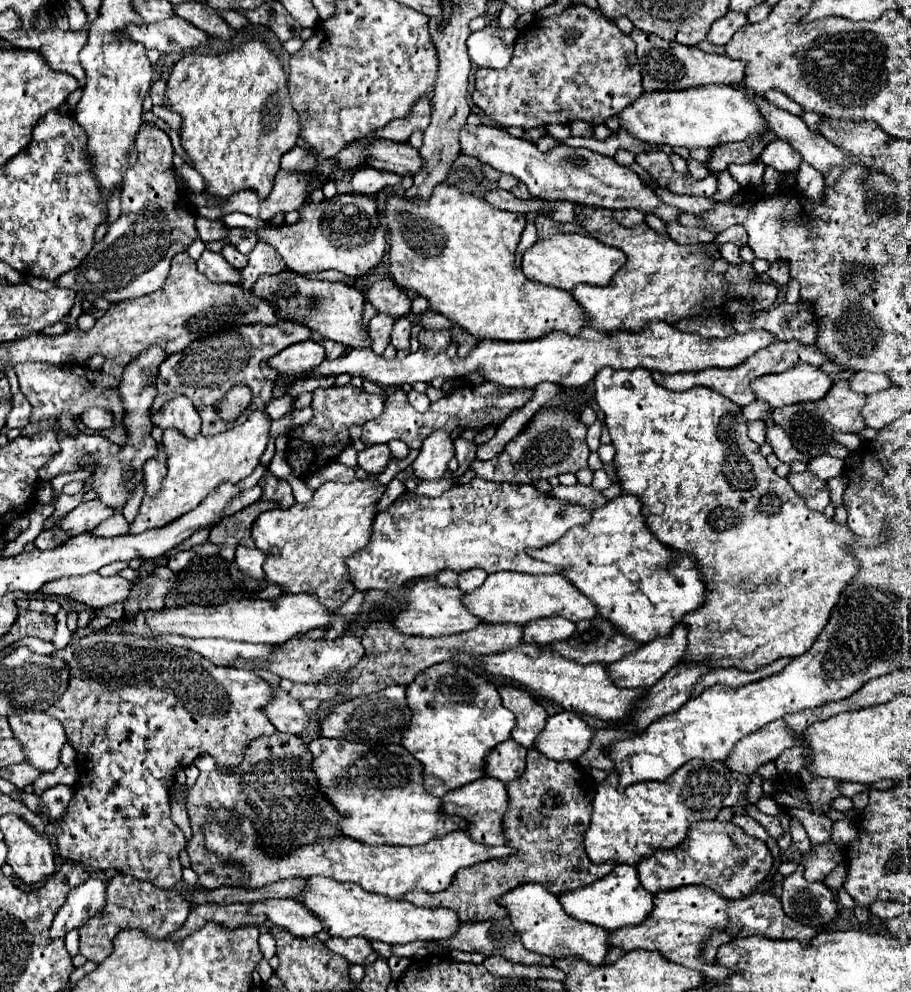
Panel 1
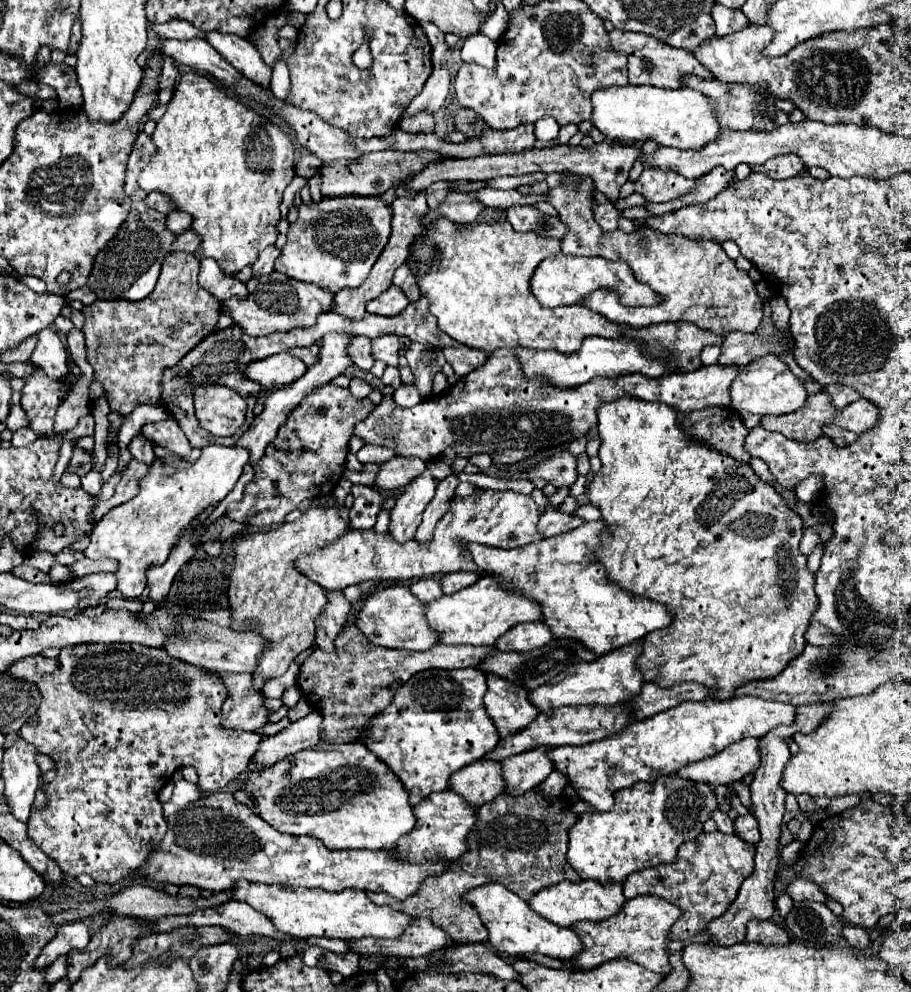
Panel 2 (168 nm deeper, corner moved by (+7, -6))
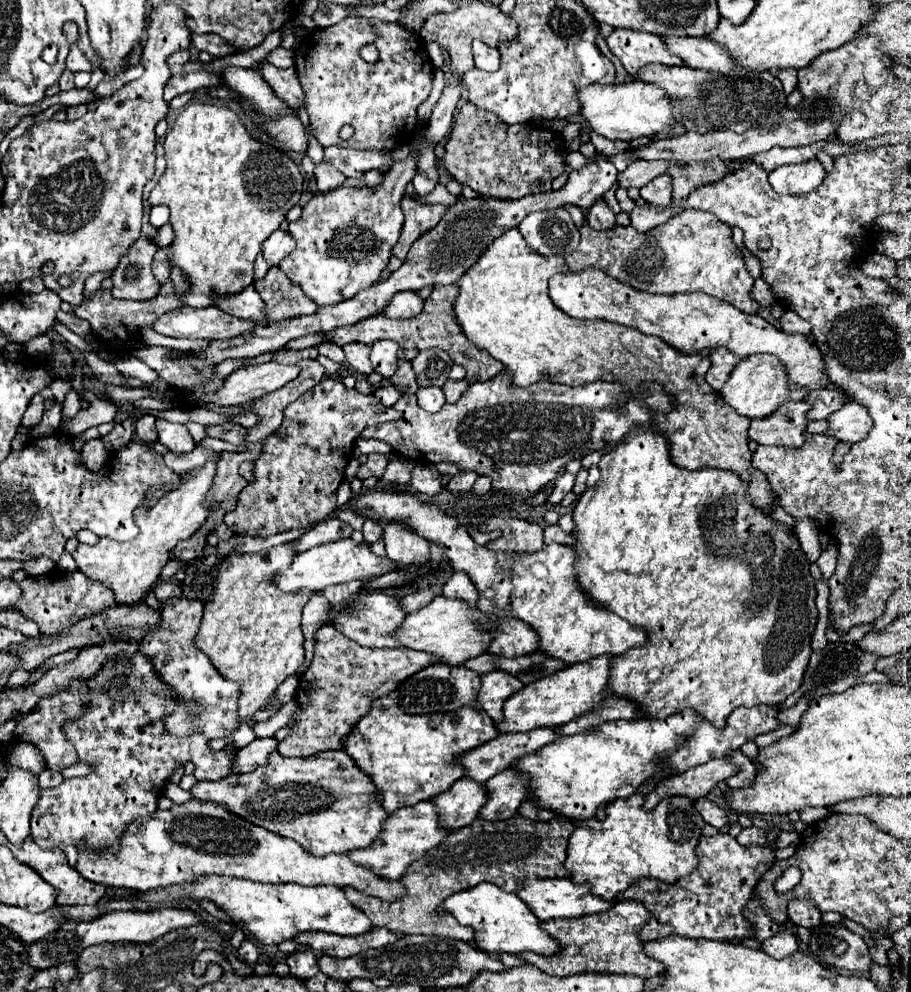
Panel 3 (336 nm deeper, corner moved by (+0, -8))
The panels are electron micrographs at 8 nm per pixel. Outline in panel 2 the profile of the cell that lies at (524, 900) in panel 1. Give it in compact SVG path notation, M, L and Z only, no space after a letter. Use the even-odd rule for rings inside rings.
M488 882L468 890L468 894L462 894L462 900L476 908L482 924L488 928L488 944L500 954L520 956L528 952L538 952L558 960L570 960L580 952L580 938L576 932L538 916L522 898L518 898L498 882Z

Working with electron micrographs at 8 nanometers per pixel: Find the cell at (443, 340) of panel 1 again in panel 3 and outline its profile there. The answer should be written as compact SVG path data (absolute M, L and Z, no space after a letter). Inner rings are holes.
M429 348L429 350L421 350L411 360L411 366L417 374L419 386L439 386L441 388L449 376L453 360L449 358L447 352L439 348Z

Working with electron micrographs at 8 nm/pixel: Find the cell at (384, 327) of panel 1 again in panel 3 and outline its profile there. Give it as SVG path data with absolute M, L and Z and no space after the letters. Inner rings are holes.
M345 344L343 350L345 350L345 358L347 358L347 362L349 362L351 368L355 368L357 372L361 372L365 376L373 374L371 362L367 360L369 350L371 350L369 344Z

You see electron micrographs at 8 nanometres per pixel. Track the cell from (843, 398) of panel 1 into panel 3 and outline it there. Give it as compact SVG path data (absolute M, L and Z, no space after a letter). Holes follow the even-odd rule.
M787 402L781 404L777 412L767 418L751 420L749 438L759 444L775 444L775 446L803 446L807 442L805 430L809 426L807 420L807 402Z

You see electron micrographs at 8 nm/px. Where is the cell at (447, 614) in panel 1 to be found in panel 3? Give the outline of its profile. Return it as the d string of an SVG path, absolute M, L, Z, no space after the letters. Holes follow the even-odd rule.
M371 592L371 594L361 594L353 600L353 604L347 604L339 612L339 616L333 620L333 624L337 630L341 630L345 636L359 642L361 646L367 646L367 648L399 648L401 644L395 640L393 632L397 628L401 628L405 616L407 614L403 612L403 608L395 596L385 594L385 592Z

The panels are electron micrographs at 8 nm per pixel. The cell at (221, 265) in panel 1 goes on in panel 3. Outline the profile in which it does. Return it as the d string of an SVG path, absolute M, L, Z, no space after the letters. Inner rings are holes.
M247 286L243 292L237 292L235 296L213 296L213 298L215 298L215 306L227 314L233 314L237 318L247 318L253 322L265 320L263 318L265 304L253 286Z

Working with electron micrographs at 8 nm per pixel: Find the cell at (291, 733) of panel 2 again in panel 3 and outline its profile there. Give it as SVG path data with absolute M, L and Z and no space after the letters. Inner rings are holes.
M257 738L249 746L237 750L235 756L235 770L237 772L251 772L263 764L267 764L269 756L277 752L279 742L275 738Z

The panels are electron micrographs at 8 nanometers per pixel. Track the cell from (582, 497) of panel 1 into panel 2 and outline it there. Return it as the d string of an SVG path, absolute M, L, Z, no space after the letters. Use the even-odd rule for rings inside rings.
M548 508L540 522L538 522L538 534L542 538L550 538L550 536L558 536L558 534L564 534L564 532L570 532L572 528L580 526L584 520L578 518L578 516L572 516L572 514L562 514L558 512L558 508Z

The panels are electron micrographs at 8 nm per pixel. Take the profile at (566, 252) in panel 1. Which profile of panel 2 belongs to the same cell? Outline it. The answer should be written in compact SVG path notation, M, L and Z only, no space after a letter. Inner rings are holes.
M556 254L552 258L546 258L532 276L532 294L544 308L558 308L558 306L570 306L570 304L582 304L588 294L594 290L610 290L618 294L620 304L624 306L656 306L662 302L662 298L650 290L648 286L636 282L626 262L612 262L606 258L586 258L586 256L566 256Z

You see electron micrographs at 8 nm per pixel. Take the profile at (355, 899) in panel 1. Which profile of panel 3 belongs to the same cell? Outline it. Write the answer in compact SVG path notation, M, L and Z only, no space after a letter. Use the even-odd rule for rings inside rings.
M207 876L193 884L181 884L173 888L159 888L141 894L145 900L159 904L165 900L213 900L227 912L233 922L245 922L245 930L263 944L281 944L293 940L301 932L333 932L339 936L361 936L373 930L371 920L345 898L345 892L335 886L313 886L305 888L299 884L261 884L253 880Z

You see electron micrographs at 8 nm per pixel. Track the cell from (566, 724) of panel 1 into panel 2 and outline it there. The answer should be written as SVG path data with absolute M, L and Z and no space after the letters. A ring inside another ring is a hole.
M540 746L540 750L516 754L502 762L502 778L506 782L504 794L520 796L532 788L536 788L550 772L552 762L546 756L548 746Z

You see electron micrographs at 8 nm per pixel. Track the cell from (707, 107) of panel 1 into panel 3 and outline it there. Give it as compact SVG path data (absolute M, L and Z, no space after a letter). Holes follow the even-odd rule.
M627 80L625 84L591 84L579 92L581 116L589 122L589 126L609 138L609 140L637 140L637 138L653 138L657 134L667 134L673 126L681 124L673 118L673 104L667 92L655 84Z

